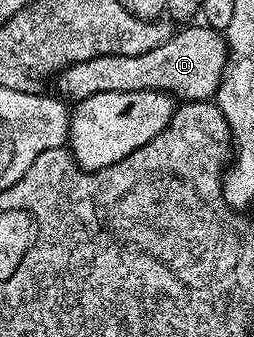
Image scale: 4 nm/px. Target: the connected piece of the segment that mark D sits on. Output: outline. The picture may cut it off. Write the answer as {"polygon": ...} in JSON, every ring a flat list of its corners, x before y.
{"polygon":[[196,24,177,29,171,38,158,44,158,48,150,48,150,52,142,52,142,56,98,56,94,60,82,60,69,66,55,83,55,93,64,100,72,98,73,103,98,92,139,90,160,90,185,102,215,99,224,66,228,63,228,43,221,31,203,24,192,25]]}

